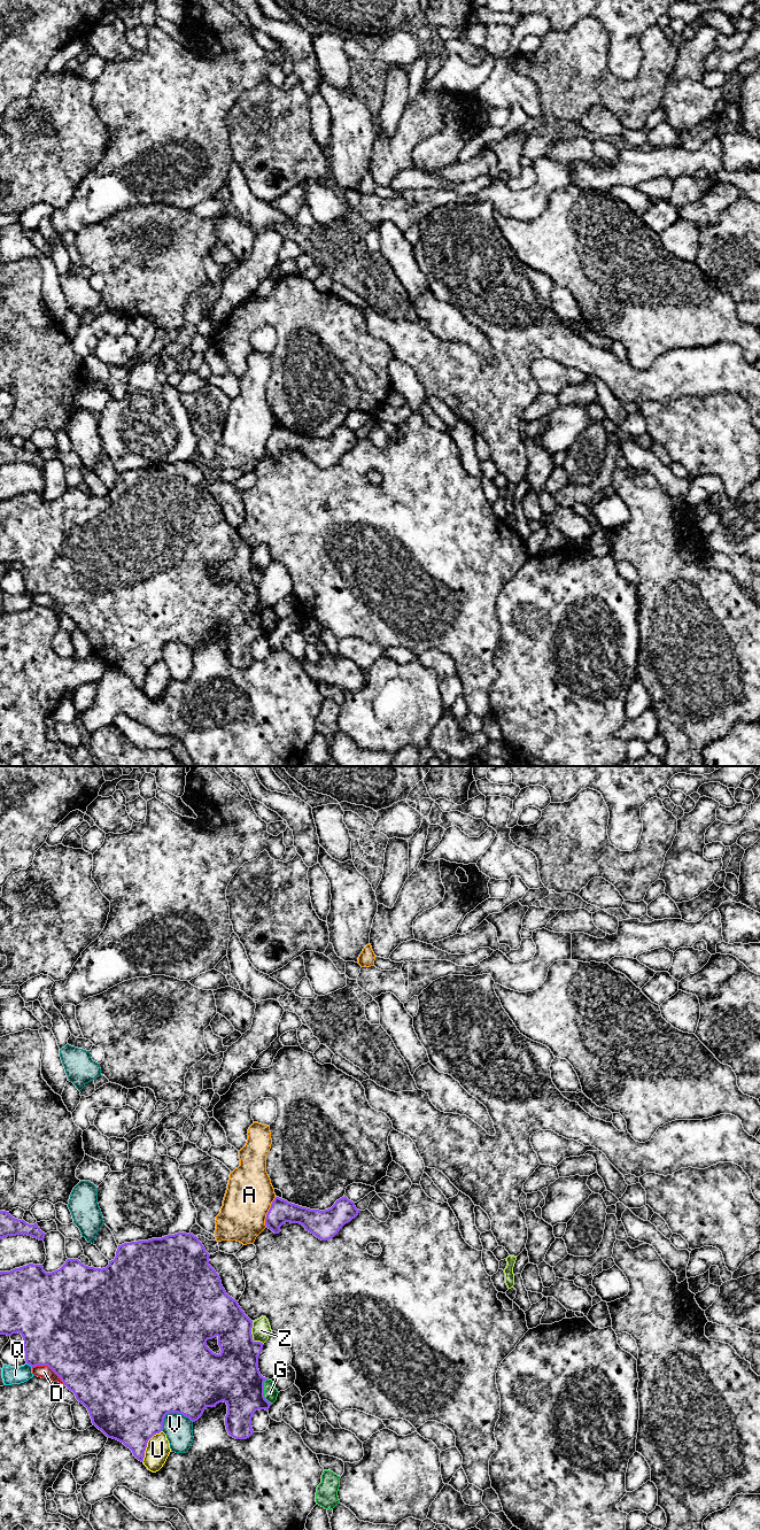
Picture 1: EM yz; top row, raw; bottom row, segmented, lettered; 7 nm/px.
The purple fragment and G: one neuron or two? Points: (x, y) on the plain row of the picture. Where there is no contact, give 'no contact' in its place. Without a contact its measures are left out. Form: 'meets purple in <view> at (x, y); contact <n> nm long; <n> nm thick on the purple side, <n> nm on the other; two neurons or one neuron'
meets purple in yz at (263, 619); contact 190 nm long; 360 nm thick on the purple side, 100 nm on the other; two neurons

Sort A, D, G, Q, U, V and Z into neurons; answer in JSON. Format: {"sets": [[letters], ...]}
{"sets": [["A"], ["D"], ["G"], ["Q"], ["U"], ["V"], ["Z"]]}

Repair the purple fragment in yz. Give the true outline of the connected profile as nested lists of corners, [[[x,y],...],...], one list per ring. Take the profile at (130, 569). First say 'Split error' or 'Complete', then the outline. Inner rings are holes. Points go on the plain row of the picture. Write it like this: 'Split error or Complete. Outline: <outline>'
Complete. Outline: [[[178,461],[162,466],[118,473],[115,487],[102,497],[85,494],[78,487],[67,487],[60,497],[52,501],[46,501],[42,493],[33,492],[10,500],[0,500],[0,563],[21,562],[26,592],[31,595],[48,594],[63,612],[75,621],[76,627],[87,636],[93,654],[108,666],[123,671],[141,690],[148,669],[163,658],[164,646],[170,641],[183,642],[195,650],[202,644],[207,635],[216,635],[217,632],[224,629],[227,633],[225,654],[228,663],[235,667],[247,667],[254,662],[251,655],[254,641],[258,638],[269,639],[272,633],[264,625],[264,610],[269,606],[263,605],[258,597],[258,585],[264,572],[253,569],[253,549],[245,542],[238,530],[226,521],[219,503],[209,493],[209,485],[210,482],[196,464],[191,461]],[[216,564],[222,579],[219,582],[214,581],[207,574],[207,569]]]

